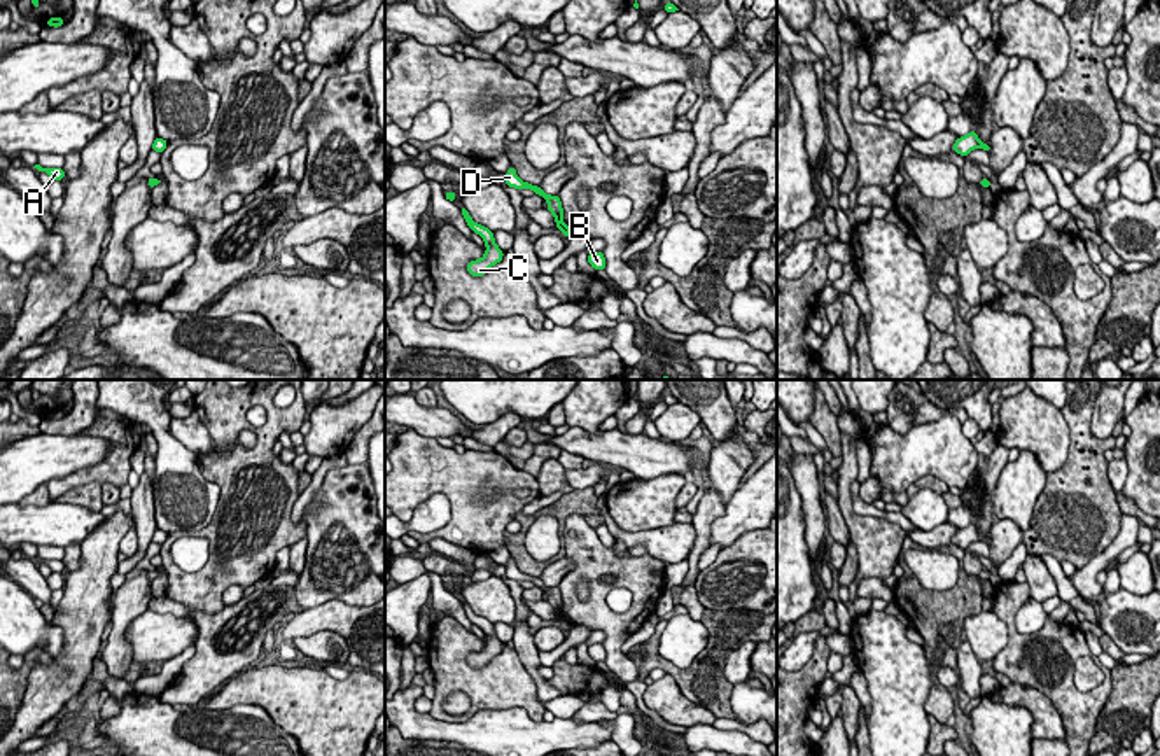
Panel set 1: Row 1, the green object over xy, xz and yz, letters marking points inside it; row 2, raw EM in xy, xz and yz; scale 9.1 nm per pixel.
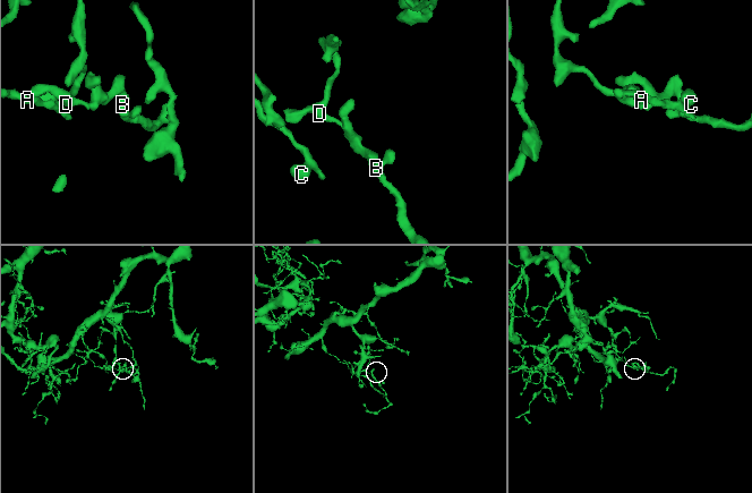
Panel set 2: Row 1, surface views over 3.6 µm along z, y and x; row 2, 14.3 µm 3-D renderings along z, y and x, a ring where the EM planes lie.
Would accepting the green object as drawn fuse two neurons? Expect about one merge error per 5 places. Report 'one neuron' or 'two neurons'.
one neuron

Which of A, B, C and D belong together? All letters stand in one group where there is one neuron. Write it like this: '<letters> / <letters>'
A B C D

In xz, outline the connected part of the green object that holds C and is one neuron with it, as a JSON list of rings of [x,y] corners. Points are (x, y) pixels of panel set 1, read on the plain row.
[[[460,598],[460,602],[471,623],[478,625],[485,632],[486,637],[485,648],[467,656],[467,663],[472,668],[483,668],[492,658],[502,653],[504,644],[497,639],[493,632],[493,623],[481,616],[476,616],[464,598]]]

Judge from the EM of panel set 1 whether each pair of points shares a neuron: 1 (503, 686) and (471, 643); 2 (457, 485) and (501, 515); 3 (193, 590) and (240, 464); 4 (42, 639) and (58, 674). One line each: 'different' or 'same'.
1: same
2: same
3: same
4: different

